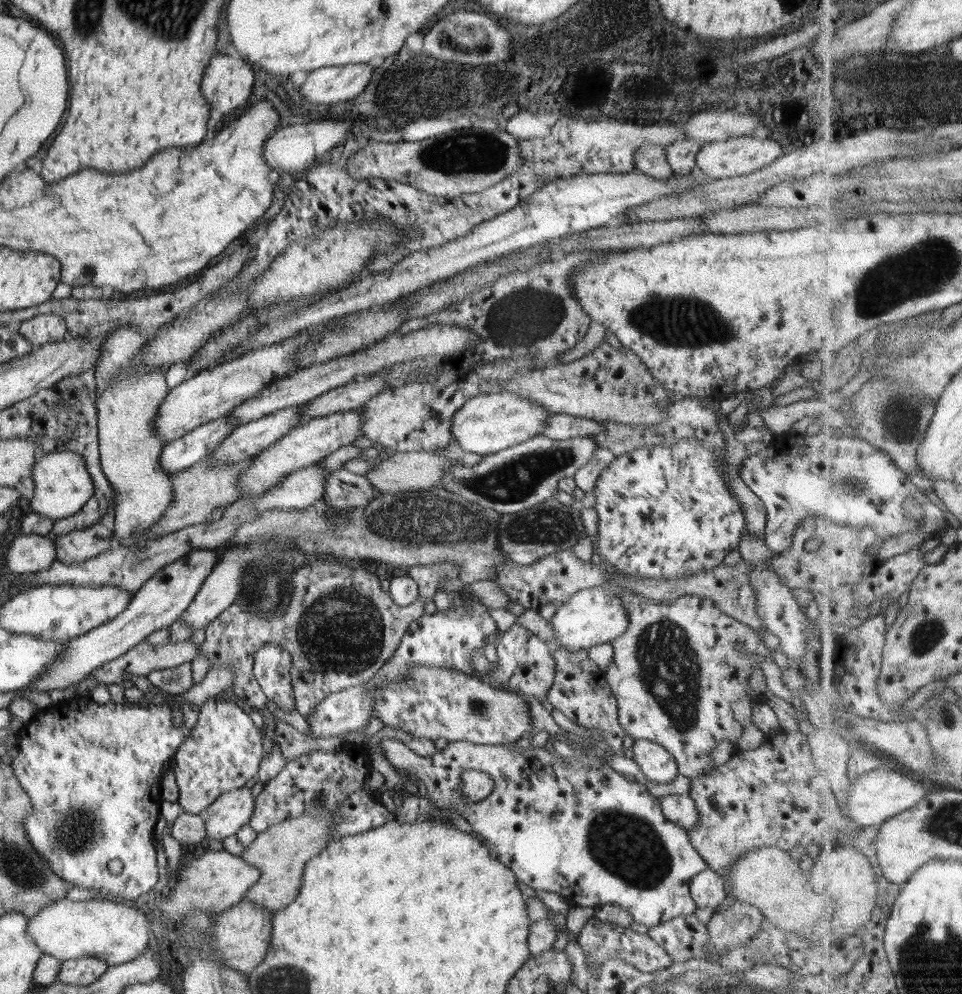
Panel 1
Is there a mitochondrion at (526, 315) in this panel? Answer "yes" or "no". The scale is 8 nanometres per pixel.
yes

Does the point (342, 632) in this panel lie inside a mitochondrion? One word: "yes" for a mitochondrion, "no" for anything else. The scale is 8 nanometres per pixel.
yes

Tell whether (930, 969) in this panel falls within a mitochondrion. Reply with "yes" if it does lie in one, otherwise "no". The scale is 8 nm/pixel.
yes

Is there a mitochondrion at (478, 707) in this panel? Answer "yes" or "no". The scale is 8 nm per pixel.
yes

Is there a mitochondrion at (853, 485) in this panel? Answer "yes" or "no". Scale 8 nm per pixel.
yes

